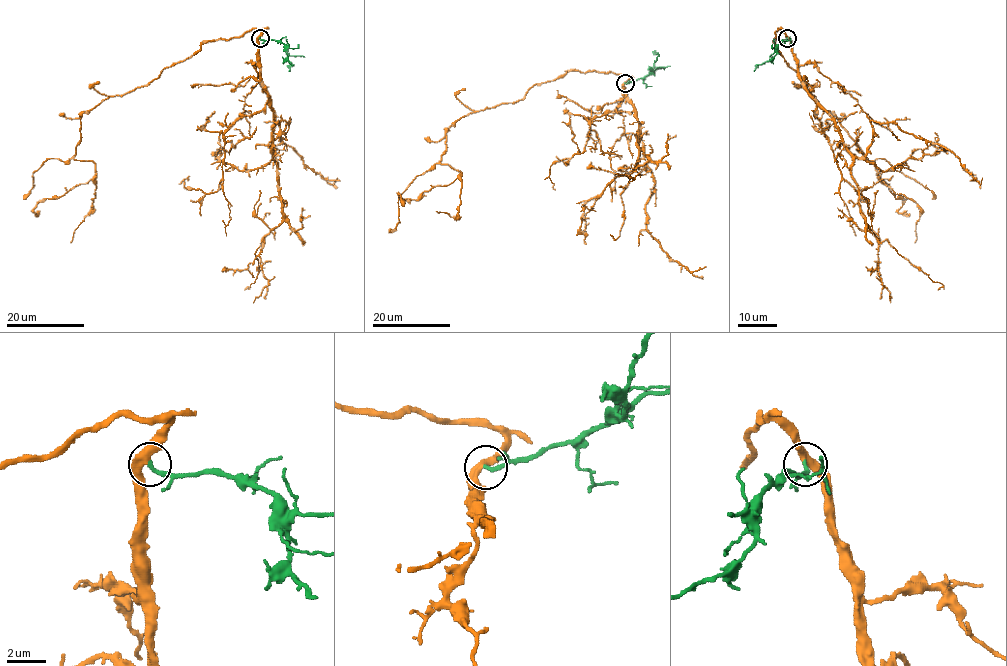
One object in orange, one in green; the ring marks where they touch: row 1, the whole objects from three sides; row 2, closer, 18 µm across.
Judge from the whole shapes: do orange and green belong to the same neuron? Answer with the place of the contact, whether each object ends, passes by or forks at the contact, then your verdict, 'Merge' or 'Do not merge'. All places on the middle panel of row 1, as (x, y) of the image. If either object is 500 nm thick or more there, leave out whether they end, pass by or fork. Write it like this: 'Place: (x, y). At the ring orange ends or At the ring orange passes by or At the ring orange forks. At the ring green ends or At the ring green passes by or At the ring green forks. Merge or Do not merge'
Place: (625, 83). At the ring orange passes by. At the ring green ends. Merge

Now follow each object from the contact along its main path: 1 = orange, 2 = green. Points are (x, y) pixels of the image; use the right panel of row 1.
1: (787, 38), (775, 32), (775, 47), (787, 64), (873, 161), (894, 196), (903, 198), (899, 212), (910, 215)
2: (787, 38), (777, 45), (776, 54), (754, 71)

